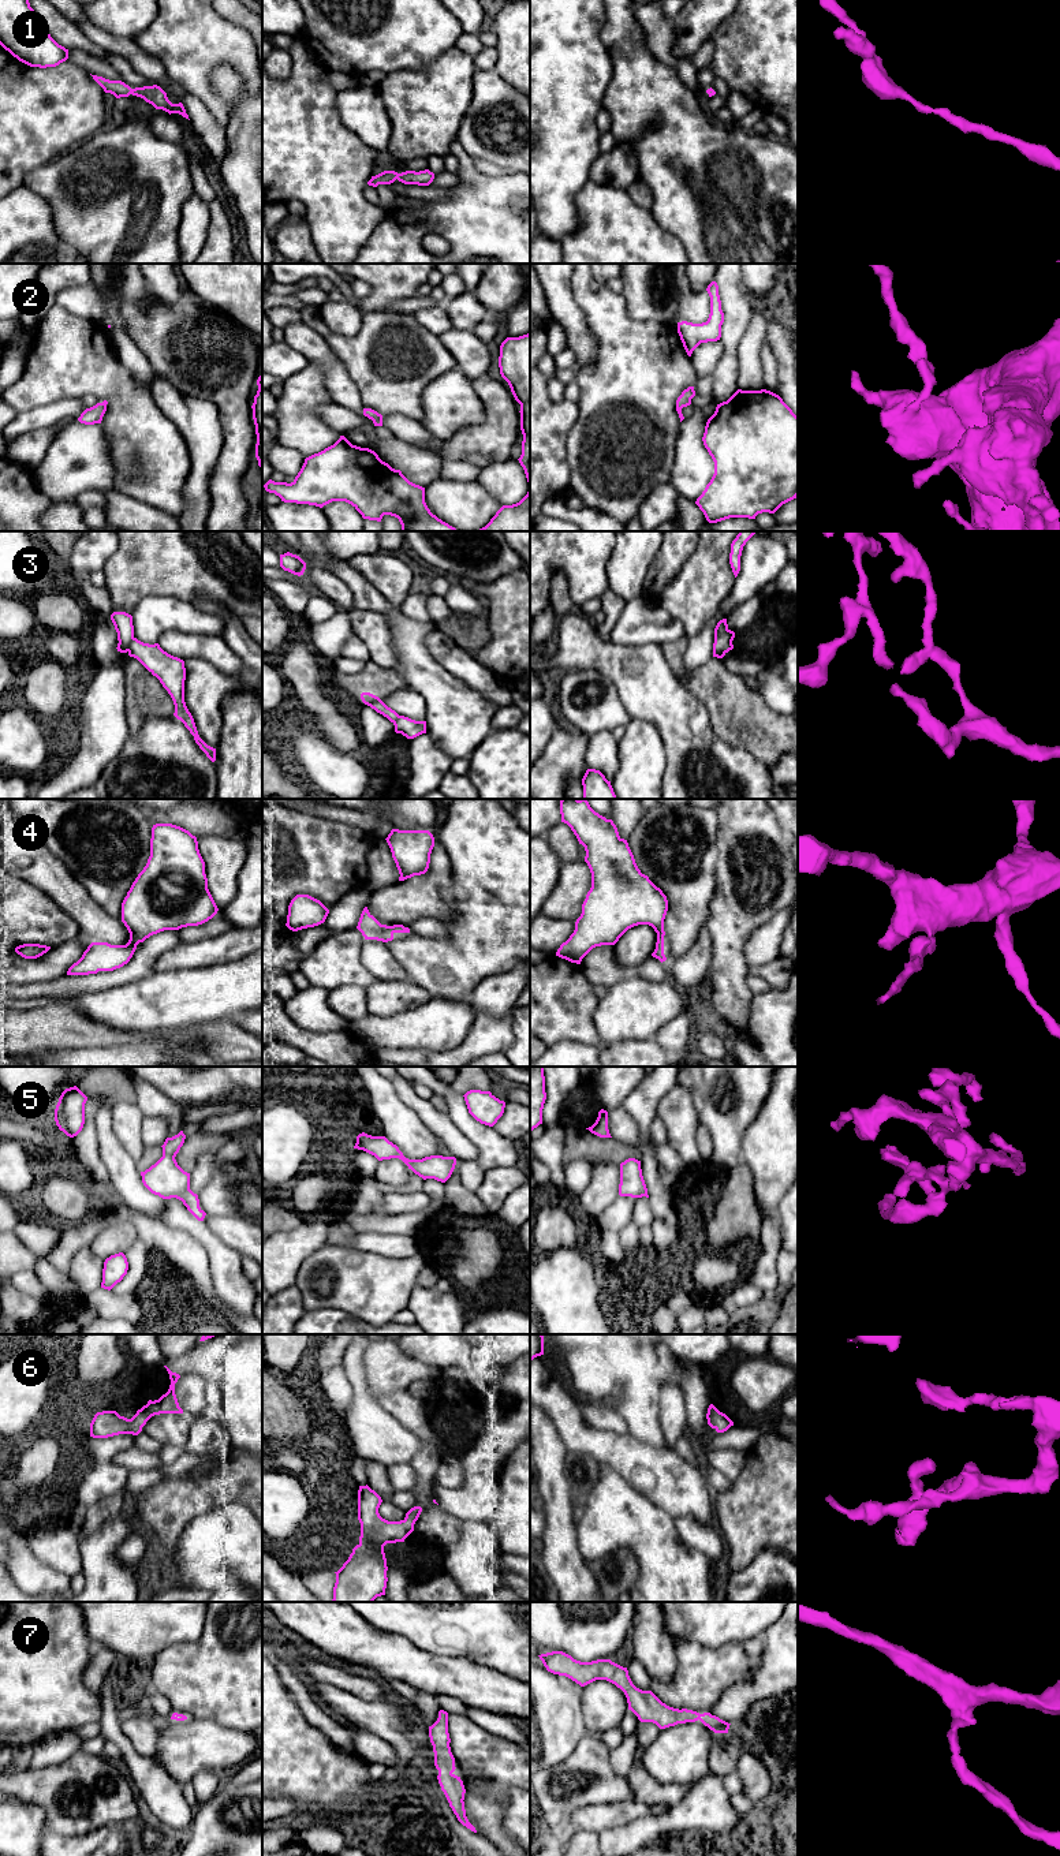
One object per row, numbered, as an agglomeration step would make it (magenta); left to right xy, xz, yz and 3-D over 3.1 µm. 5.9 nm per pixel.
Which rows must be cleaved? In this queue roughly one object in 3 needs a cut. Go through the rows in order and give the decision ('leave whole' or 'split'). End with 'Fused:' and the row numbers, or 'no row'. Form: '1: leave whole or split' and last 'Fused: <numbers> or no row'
1: leave whole
2: leave whole
3: split
4: leave whole
5: leave whole
6: leave whole
7: leave whole
Fused: 3

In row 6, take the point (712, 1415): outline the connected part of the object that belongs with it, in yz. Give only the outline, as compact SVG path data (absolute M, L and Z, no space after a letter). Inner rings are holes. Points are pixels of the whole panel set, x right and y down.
M713 1404L708 1408L706 1419L708 1424L717 1433L724 1433L734 1426L734 1422L725 1414L720 1412Z

